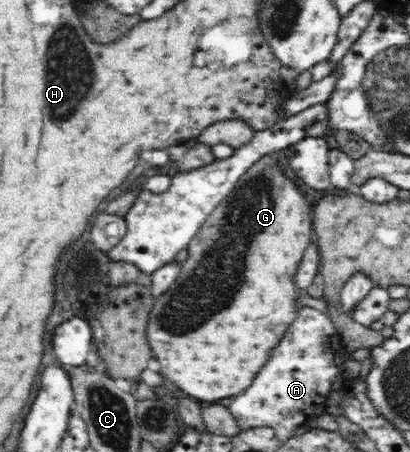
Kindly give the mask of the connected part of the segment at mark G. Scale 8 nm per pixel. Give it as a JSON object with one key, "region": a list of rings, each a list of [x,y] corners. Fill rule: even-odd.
{"region":[[[269,153],[262,156],[253,166],[239,178],[237,185],[233,191],[225,197],[225,199],[217,205],[212,214],[202,223],[197,235],[189,242],[186,247],[187,257],[182,261],[179,277],[175,279],[173,285],[154,299],[154,307],[150,311],[147,327],[147,340],[152,351],[153,362],[155,366],[161,365],[156,369],[161,369],[163,375],[177,385],[183,393],[197,397],[201,401],[217,401],[229,395],[239,395],[241,391],[245,391],[249,387],[249,383],[253,383],[257,371],[261,371],[261,367],[265,365],[265,359],[269,359],[269,347],[277,347],[277,343],[283,339],[289,323],[293,323],[294,316],[301,309],[298,303],[299,288],[295,286],[295,273],[297,273],[298,264],[301,263],[303,253],[307,246],[311,243],[313,237],[313,229],[309,225],[309,207],[305,197],[301,195],[301,191],[297,191],[295,183],[291,179],[287,179],[283,175],[281,169],[281,157],[283,153]]]}

